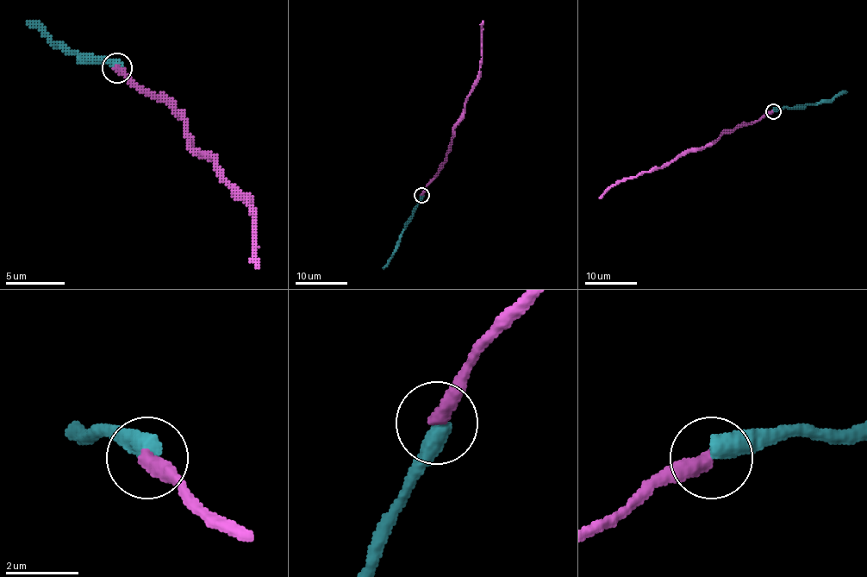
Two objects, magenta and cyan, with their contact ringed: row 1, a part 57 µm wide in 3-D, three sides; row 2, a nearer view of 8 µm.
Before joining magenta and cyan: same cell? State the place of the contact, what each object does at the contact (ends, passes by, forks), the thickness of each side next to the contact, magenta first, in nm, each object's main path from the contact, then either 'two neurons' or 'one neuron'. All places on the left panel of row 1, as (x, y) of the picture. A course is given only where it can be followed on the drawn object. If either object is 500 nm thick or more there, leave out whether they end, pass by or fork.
at (116, 68); 440 nm thick on the magenta side, 500 nm on the other; magenta runs (116, 69), (146, 92), (160, 96), (178, 113), (193, 149), (211, 158), (252, 209), (258, 268); cyan runs (119, 69), (107, 59), (71, 53), (30, 24); one neuron

